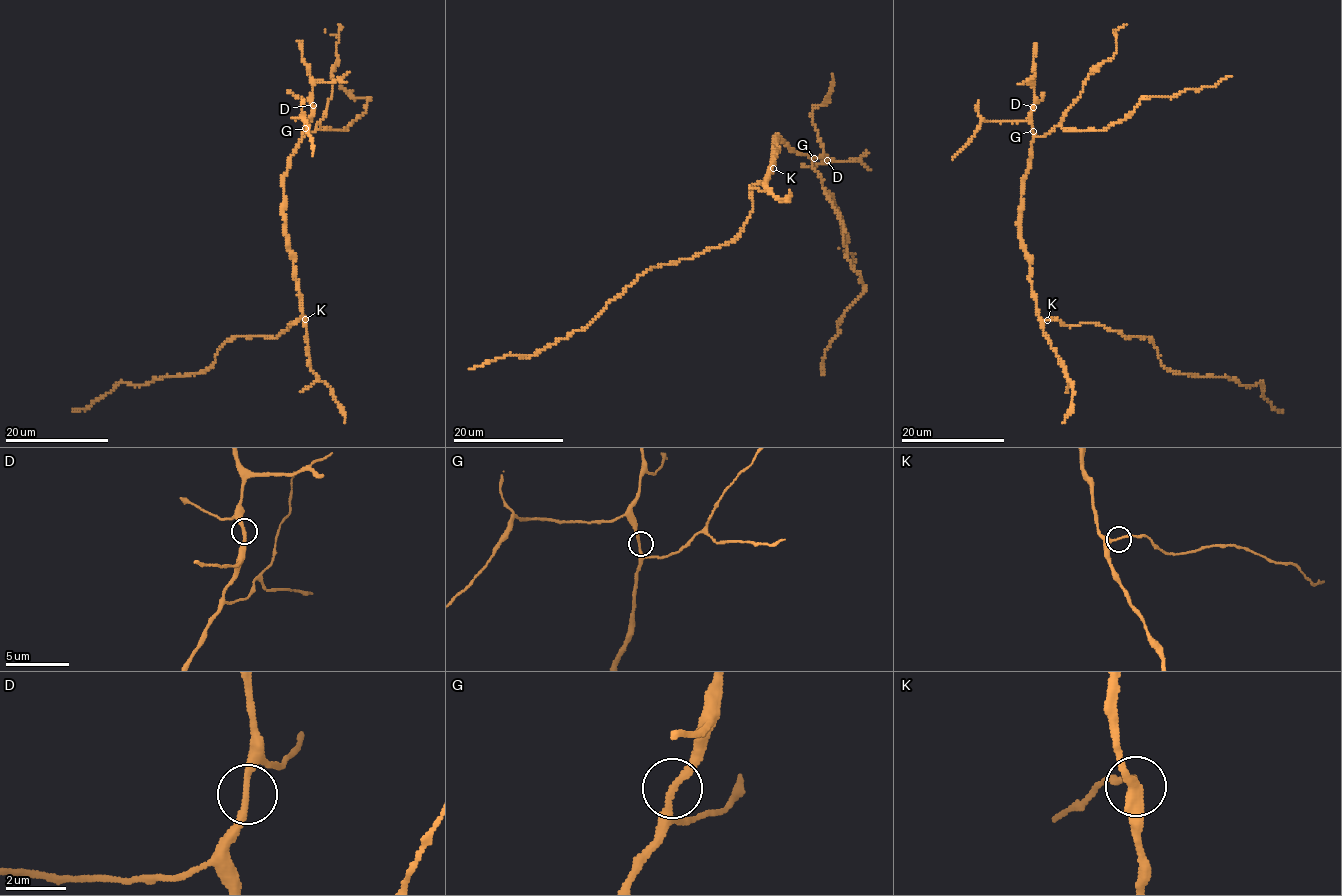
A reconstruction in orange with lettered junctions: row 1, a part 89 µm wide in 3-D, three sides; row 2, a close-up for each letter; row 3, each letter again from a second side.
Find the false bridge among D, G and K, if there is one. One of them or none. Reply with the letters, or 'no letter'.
no letter

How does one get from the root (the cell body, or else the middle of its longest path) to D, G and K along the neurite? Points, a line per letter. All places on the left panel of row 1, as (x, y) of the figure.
D: (300, 293), (298, 281), (294, 277), (294, 257), (285, 229), (284, 176), (290, 158), (309, 123), (313, 105)
G: (300, 293), (298, 281), (294, 277), (294, 257), (285, 229), (284, 176), (305, 128)
K: (300, 293), (305, 319)

